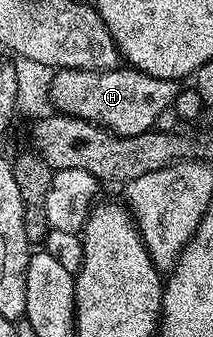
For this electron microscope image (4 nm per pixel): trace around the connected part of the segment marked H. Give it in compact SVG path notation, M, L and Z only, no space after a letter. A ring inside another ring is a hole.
M117 68L114 70L57 69L48 86L48 98L53 111L95 122L118 136L138 136L153 129L158 115L170 108L176 99L177 83L171 78L150 76L141 70Z

